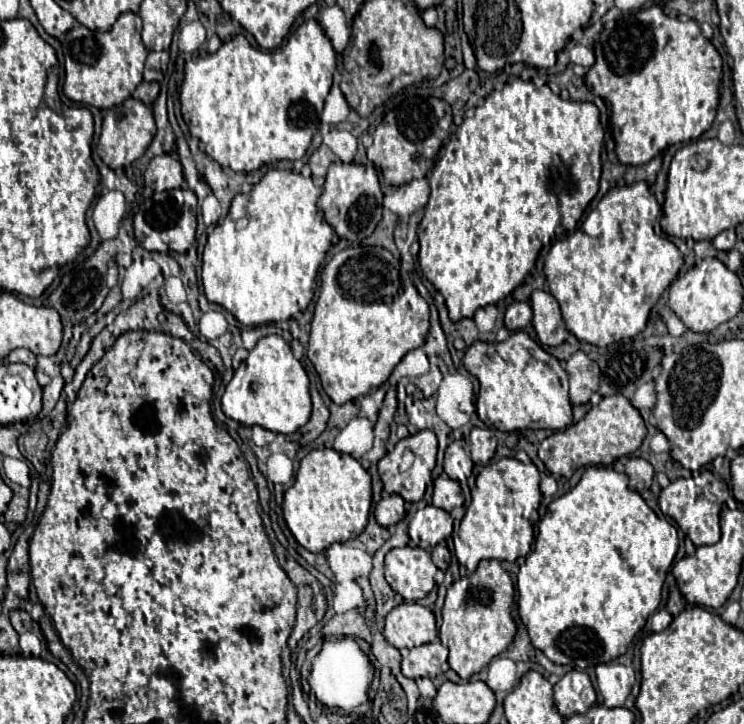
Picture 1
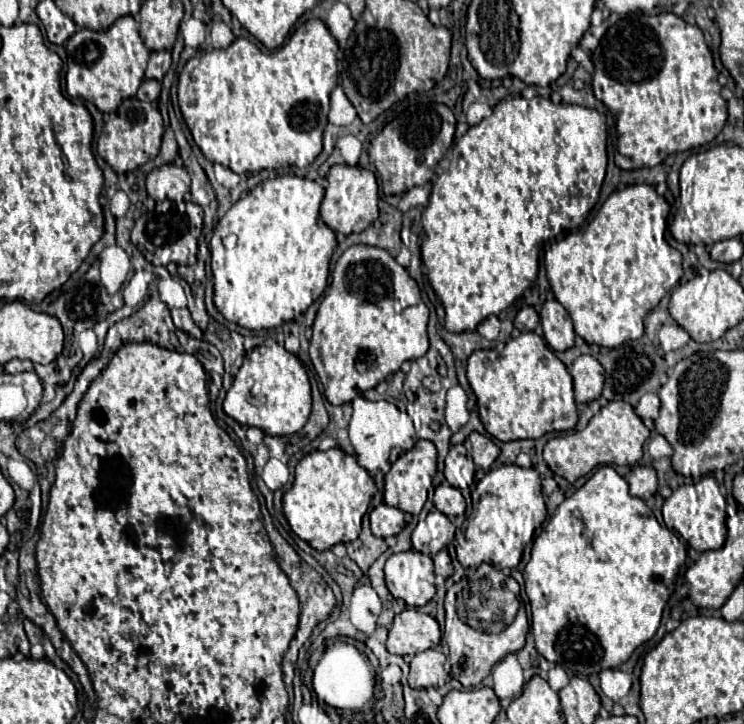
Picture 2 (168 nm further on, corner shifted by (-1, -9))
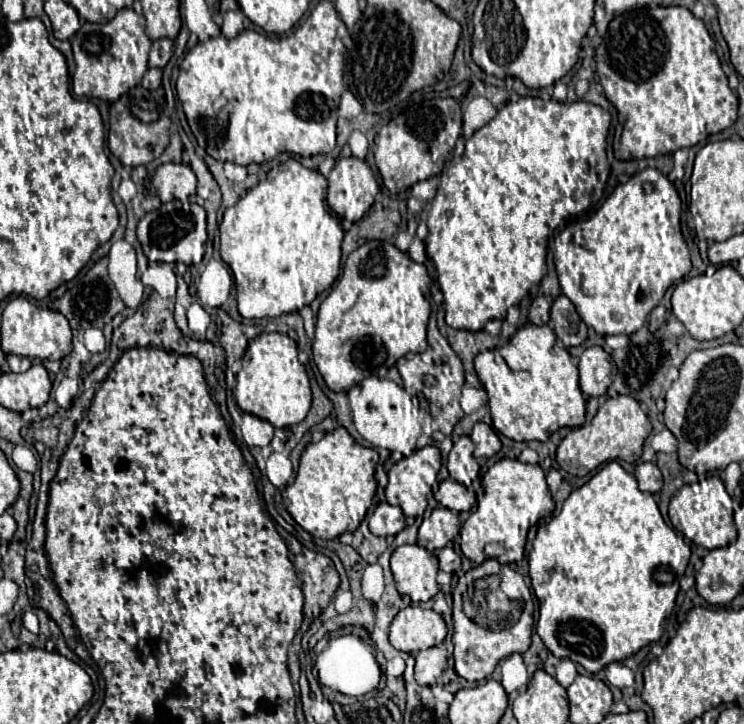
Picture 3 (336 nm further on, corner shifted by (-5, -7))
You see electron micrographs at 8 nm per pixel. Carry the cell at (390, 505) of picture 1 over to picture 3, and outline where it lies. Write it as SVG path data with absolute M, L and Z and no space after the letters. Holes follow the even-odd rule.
M381 503L369 517L369 529L377 537L397 535L405 527L405 515L397 505Z

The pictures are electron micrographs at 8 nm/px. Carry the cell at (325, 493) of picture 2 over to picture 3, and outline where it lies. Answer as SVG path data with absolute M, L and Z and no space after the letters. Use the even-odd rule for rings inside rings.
M343 427L335 429L303 451L295 481L283 491L283 503L291 517L313 537L335 539L345 531L353 533L371 507L377 489L377 461L375 449L355 443Z

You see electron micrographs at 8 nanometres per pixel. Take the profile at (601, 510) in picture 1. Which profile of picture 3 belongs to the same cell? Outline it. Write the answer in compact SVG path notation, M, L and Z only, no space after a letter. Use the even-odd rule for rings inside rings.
M615 461L607 463L603 469L599 469L599 473L589 483L585 483L583 487L579 487L577 491L573 491L567 497L561 513L557 517L553 517L545 527L539 527L537 537L533 541L533 551L529 554L529 577L531 577L533 591L535 591L537 599L541 601L539 603L539 621L537 621L537 633L539 633L541 641L555 657L571 659L571 661L583 665L589 673L599 673L605 665L609 665L613 661L623 661L623 659L631 657L633 653L637 653L647 643L659 641L659 637L663 635L663 629L665 629L665 619L673 611L675 597L679 593L679 579L685 573L689 555L691 555L689 545L683 541L683 537L677 537L677 533L663 521L653 495L639 491L635 477L631 473L627 473L619 463L615 463Z

